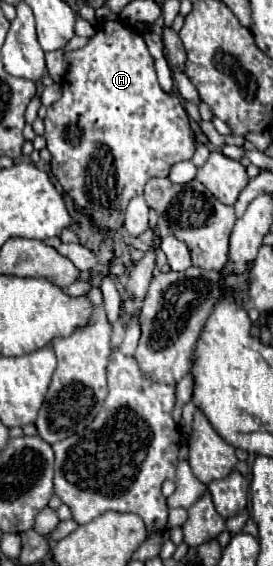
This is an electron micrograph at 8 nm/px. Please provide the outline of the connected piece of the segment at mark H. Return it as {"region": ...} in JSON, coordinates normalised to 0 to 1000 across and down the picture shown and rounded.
{"region":[[[440,35],[381,39],[330,74],[293,88],[249,92],[242,106],[256,120],[227,141],[227,173],[176,187],[161,208],[168,261],[190,269],[190,307],[286,367],[344,385],[359,403],[425,406],[454,392],[454,367],[469,357],[527,339],[535,318],[557,311],[615,311],[615,293],[703,279],[718,258],[711,247],[696,247],[689,201],[645,166],[615,170],[593,163],[564,124],[564,102],[527,67]]]}

